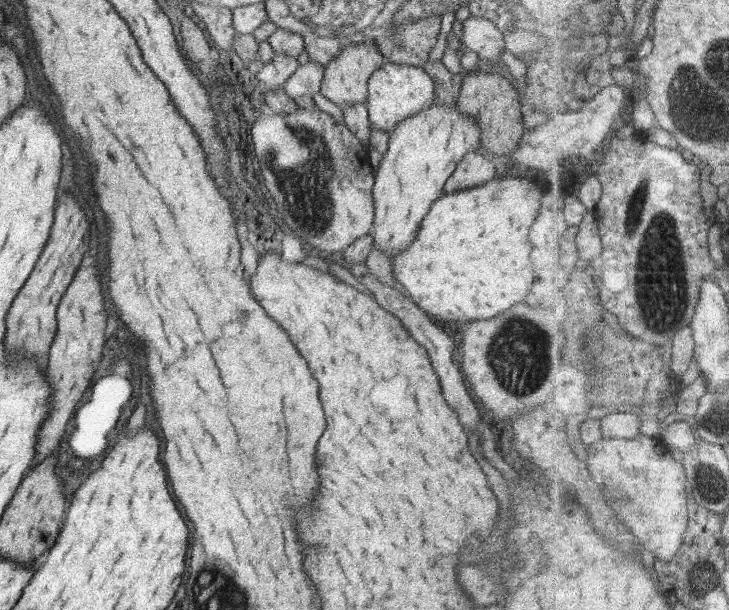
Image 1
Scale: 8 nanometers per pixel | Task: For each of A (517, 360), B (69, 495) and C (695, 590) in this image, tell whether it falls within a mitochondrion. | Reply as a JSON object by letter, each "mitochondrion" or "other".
{"A":"mitochondrion","B":"other","C":"other"}

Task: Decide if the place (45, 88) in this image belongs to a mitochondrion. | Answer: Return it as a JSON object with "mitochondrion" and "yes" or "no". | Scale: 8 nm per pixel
{"mitochondrion":"no"}

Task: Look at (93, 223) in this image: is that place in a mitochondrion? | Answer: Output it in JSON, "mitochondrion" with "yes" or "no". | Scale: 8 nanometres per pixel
{"mitochondrion":"no"}

